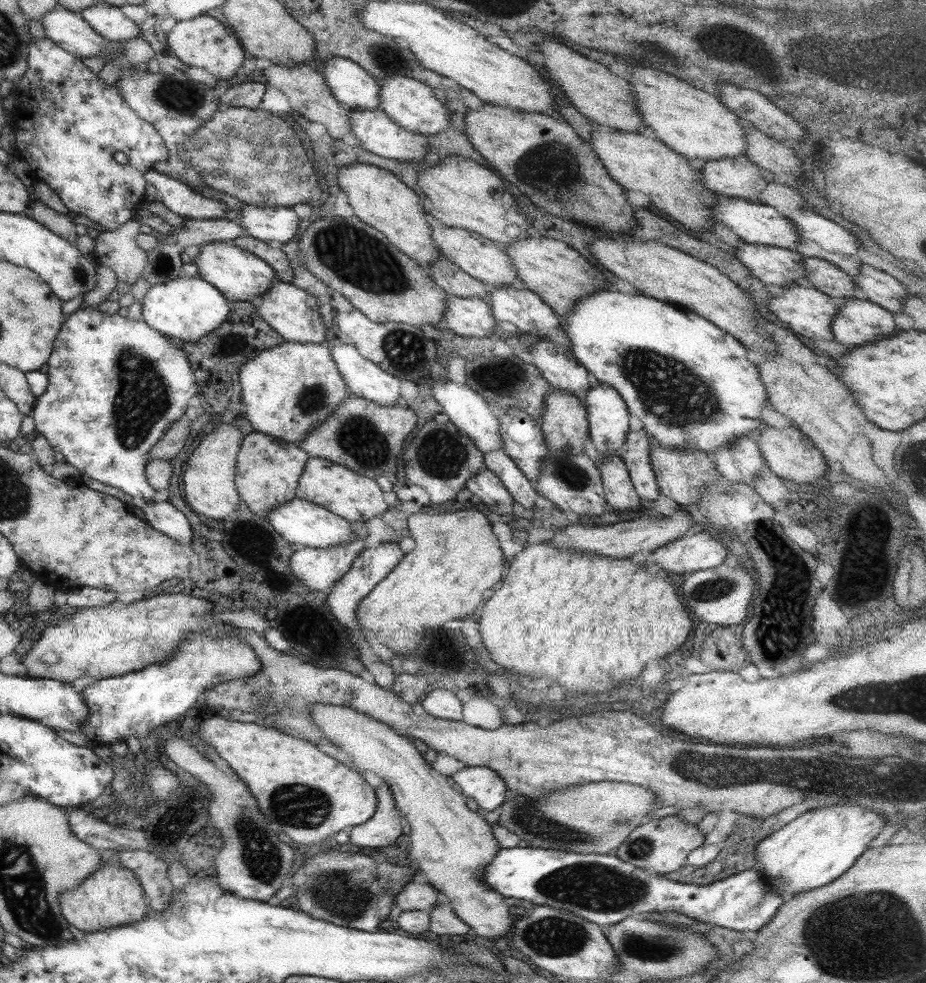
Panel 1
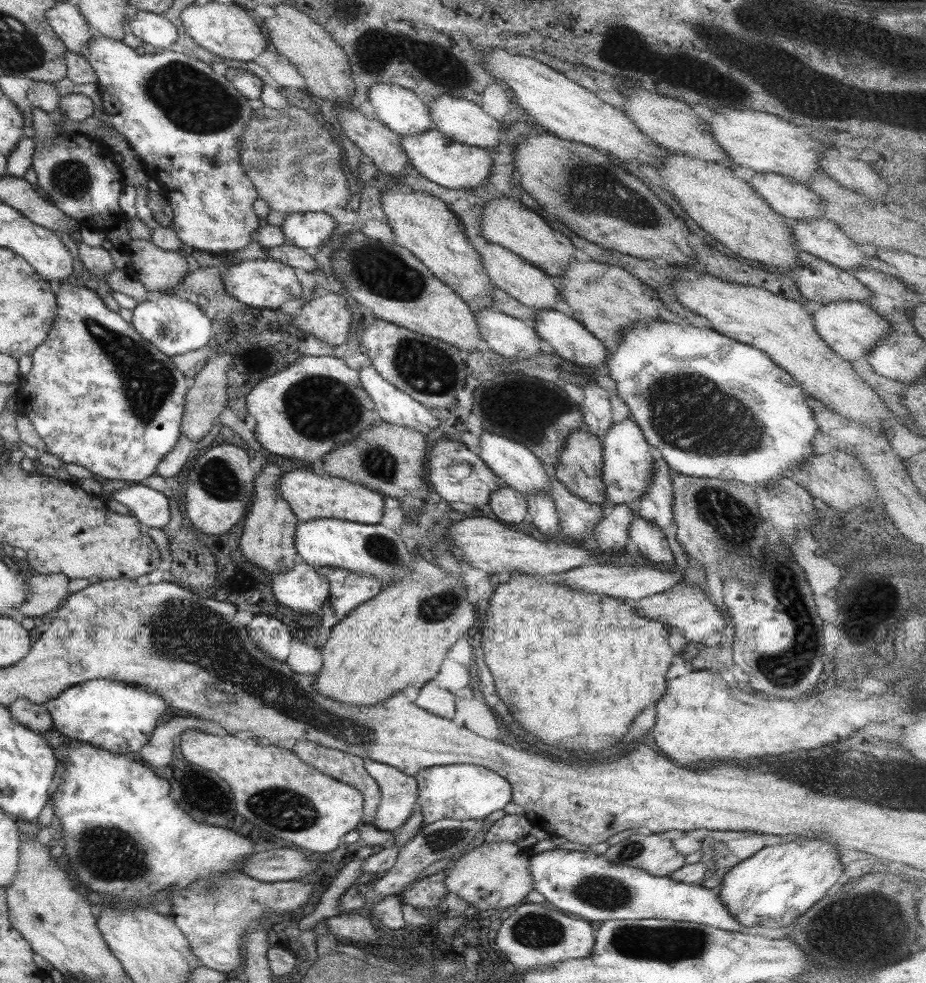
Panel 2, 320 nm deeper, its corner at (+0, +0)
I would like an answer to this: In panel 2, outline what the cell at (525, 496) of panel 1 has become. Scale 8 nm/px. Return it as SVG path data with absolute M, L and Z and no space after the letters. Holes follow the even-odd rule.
M530 494L526 496L527 517L541 534L551 539L558 534L558 516L554 502L549 494Z

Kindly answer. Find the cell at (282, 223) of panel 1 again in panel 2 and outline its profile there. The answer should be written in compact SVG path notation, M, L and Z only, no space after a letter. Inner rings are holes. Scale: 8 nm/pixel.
M294 212L285 215L281 225L285 240L299 249L317 248L333 235L336 222L322 212Z

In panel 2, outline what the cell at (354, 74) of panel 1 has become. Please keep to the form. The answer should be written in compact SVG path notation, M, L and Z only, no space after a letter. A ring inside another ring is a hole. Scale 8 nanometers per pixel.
M374 84L368 100L375 108L379 122L401 136L415 136L434 126L428 106L409 89L396 84Z

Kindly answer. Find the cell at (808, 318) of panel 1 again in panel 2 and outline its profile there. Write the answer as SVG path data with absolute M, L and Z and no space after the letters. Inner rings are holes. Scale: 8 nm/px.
M849 300L830 302L823 304L819 310L813 313L811 320L813 320L814 329L821 340L824 340L825 344L833 349L833 352L851 363L867 356L867 353L888 336L894 327L875 314L875 310L869 307L867 302Z

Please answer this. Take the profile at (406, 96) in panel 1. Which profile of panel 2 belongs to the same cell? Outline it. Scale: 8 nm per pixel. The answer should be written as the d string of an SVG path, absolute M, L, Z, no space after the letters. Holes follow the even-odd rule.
M438 96L433 102L426 104L434 126L433 129L443 133L452 141L477 148L493 148L504 138L504 124L485 114L483 109L472 101L451 96Z

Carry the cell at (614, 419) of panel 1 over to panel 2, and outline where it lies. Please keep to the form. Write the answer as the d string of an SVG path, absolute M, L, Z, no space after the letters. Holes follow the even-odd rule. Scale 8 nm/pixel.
M631 418L614 422L604 432L600 440L602 446L602 481L606 490L604 509L617 504L629 504L632 500L641 499L649 488L653 473L654 460L652 446L647 444L641 429Z

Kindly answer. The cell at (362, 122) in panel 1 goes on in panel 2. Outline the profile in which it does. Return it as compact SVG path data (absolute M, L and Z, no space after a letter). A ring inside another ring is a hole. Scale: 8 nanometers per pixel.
M433 128L415 136L401 136L400 145L413 168L427 181L449 190L475 188L488 178L492 160L487 150L452 141Z

